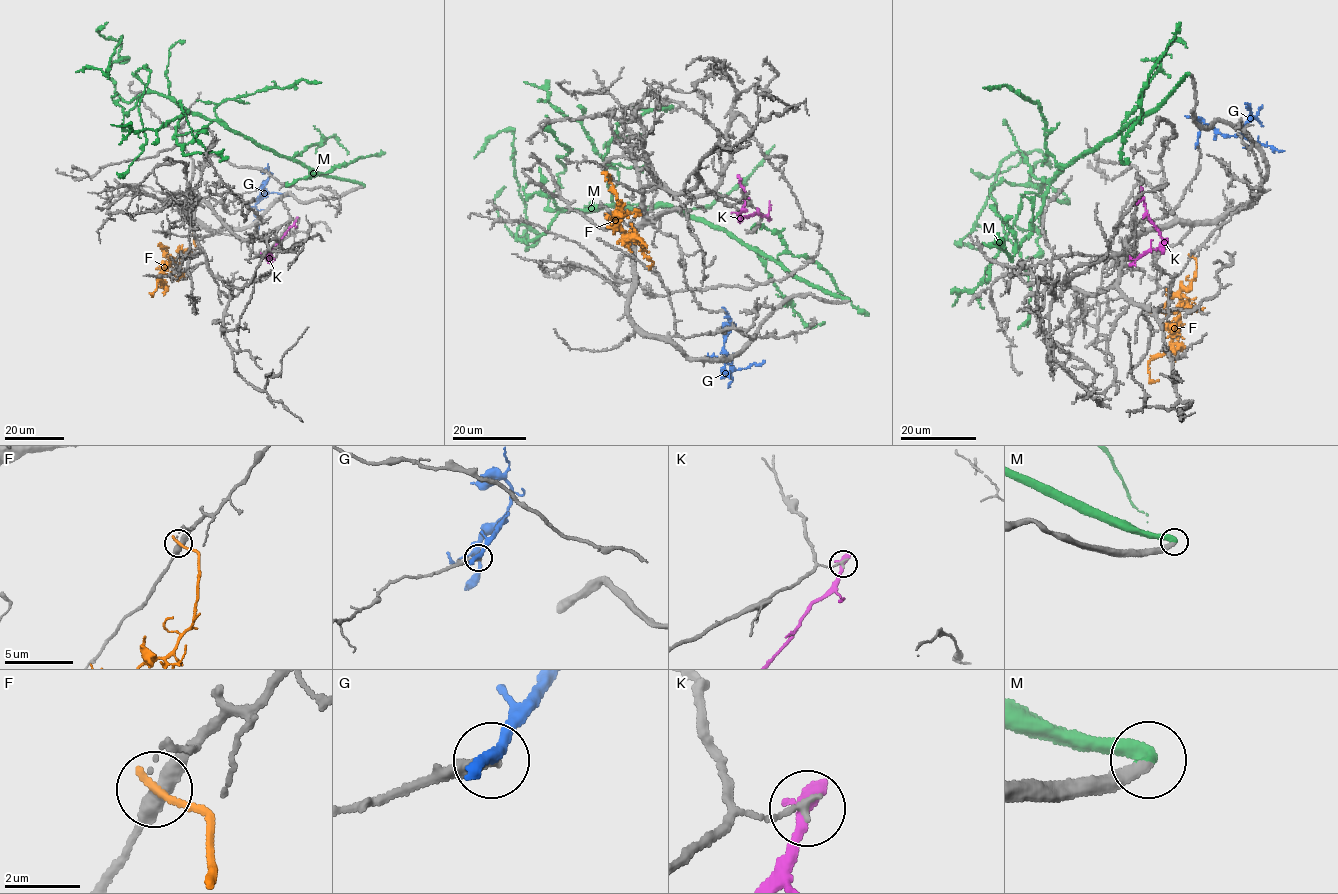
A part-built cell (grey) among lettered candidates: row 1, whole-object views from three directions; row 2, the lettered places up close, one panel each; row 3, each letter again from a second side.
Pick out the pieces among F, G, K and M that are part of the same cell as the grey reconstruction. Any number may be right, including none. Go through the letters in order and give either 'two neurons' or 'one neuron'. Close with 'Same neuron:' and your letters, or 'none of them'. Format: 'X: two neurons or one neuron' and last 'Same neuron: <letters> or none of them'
F: two neurons
G: two neurons
K: two neurons
M: one neuron
Same neuron: M

